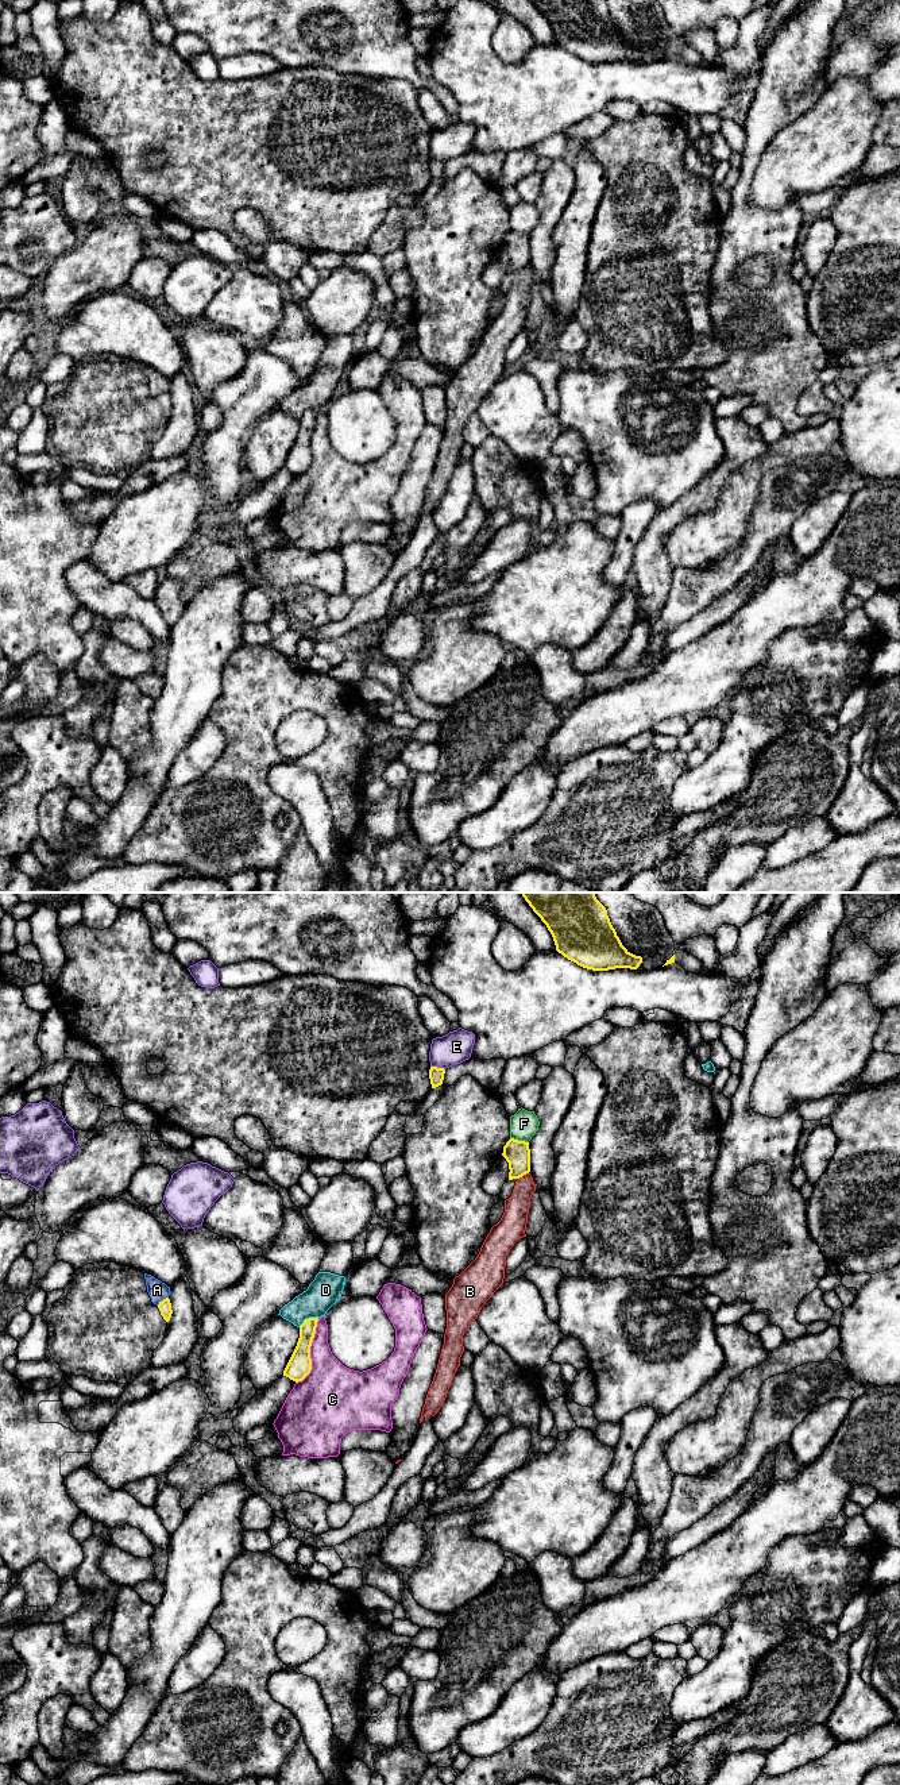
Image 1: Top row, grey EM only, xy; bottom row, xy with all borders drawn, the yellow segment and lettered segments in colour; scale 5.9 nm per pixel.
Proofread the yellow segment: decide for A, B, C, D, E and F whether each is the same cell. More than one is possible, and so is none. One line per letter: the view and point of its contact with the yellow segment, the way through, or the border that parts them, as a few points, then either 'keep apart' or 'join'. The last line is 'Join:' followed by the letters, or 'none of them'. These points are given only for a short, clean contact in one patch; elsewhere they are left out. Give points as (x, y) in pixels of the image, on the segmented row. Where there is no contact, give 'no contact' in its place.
A: contact xy (163, 1299); way xy (165, 1306), (163, 1299), (157, 1290); join
B: contact xy (522, 1175); keep apart
C: contact xy (309, 1352); keep apart
D: contact xy (309, 1318); keep apart
E: contact xy (436, 1067); keep apart
F: contact xy (520, 1141); keep apart
Join: A

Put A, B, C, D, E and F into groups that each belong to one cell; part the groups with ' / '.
A / B / C / D / E / F

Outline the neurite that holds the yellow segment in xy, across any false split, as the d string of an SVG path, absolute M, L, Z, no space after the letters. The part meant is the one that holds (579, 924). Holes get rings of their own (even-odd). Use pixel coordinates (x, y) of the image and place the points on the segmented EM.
M521 892L551 932L556 951L578 965L592 971L637 969L641 956L630 953L621 942L595 892Z

